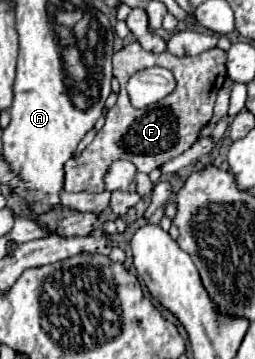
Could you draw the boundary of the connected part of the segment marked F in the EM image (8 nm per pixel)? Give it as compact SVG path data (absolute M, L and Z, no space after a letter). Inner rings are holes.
M130 42L114 54L114 78L120 82L118 102L106 114L106 124L100 132L96 132L90 146L78 158L68 160L64 180L64 190L68 192L102 192L102 178L108 166L118 158L130 160L138 168L138 172L150 174L154 168L160 168L168 160L186 152L198 140L200 130L212 118L212 96L218 88L222 88L226 80L226 52L220 48L212 48L194 58L178 58L170 52L148 54L138 42ZM150 66L168 68L176 78L176 90L168 98L158 102L152 110L136 110L128 102L126 82L134 72Z

